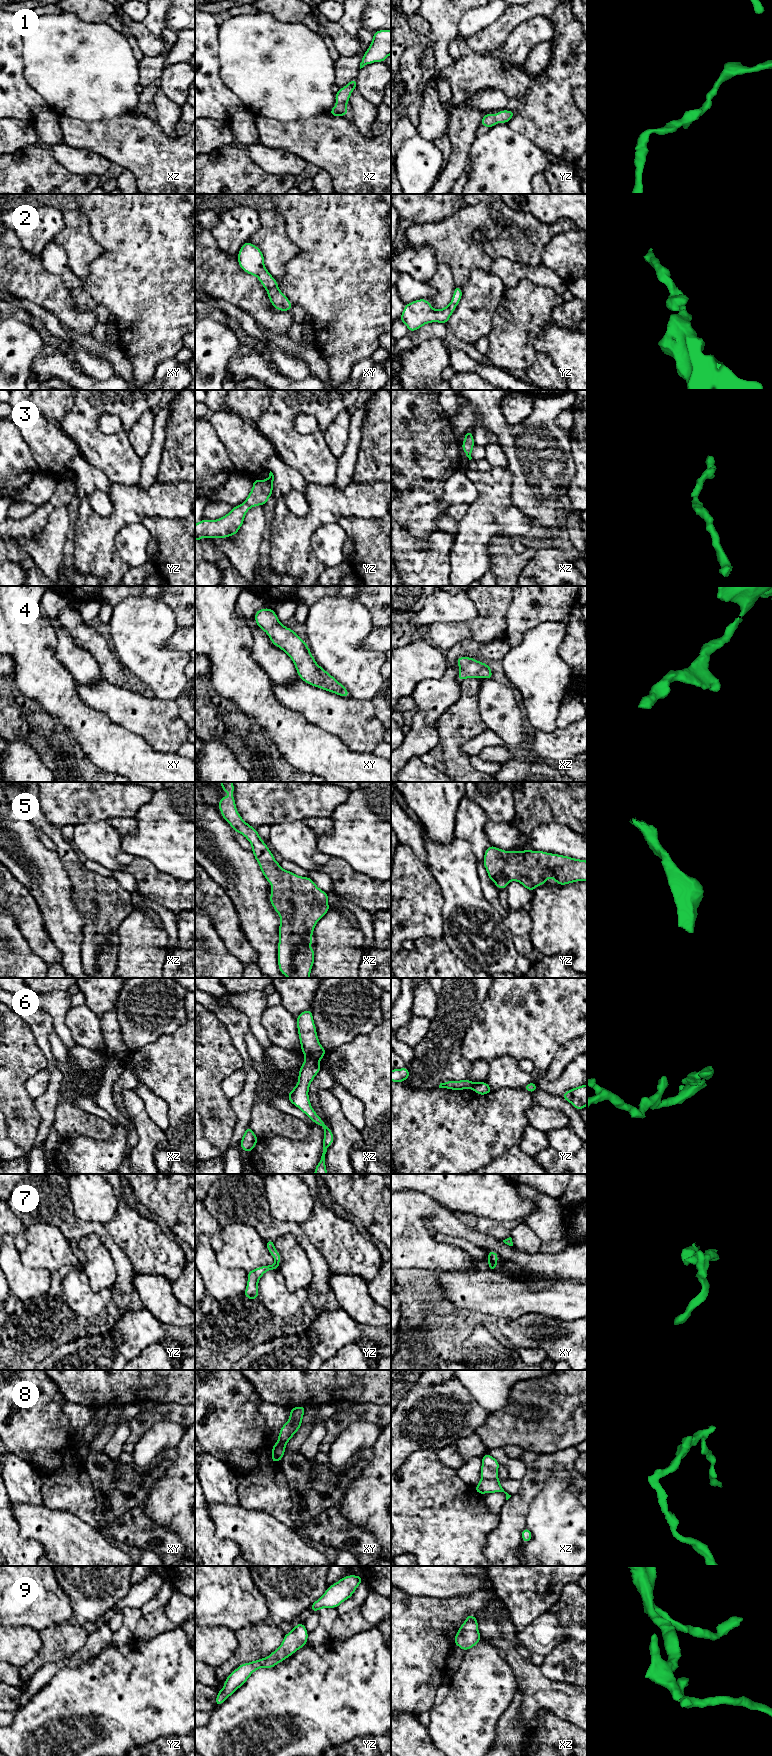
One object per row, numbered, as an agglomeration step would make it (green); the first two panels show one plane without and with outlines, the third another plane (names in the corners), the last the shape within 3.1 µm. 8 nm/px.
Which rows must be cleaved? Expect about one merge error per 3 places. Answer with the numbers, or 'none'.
8

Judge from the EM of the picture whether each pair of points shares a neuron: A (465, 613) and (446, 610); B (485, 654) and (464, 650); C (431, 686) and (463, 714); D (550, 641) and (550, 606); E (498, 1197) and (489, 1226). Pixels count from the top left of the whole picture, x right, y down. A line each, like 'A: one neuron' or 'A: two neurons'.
A: one neuron
B: one neuron
C: two neurons
D: two neurons
E: two neurons

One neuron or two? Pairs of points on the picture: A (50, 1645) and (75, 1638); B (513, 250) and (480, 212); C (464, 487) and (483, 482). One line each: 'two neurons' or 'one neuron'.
A: one neuron
B: two neurons
C: two neurons

